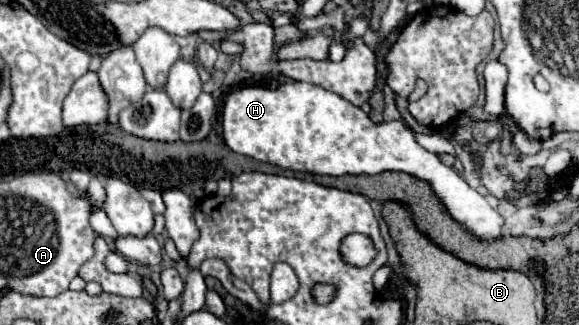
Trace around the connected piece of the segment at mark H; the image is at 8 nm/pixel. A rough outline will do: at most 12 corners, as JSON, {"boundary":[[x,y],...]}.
{"boundary":[[314,83],[246,85],[240,155],[314,175],[404,171],[480,239],[502,217],[402,121]]}

